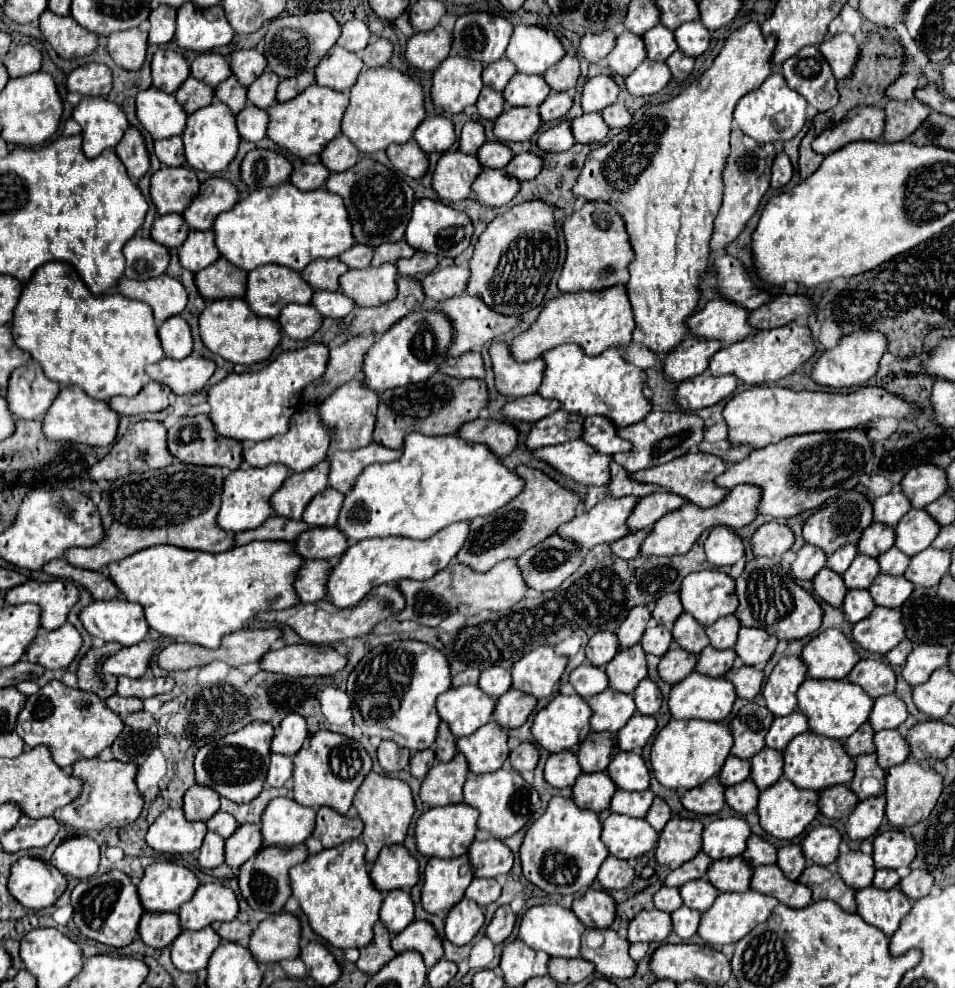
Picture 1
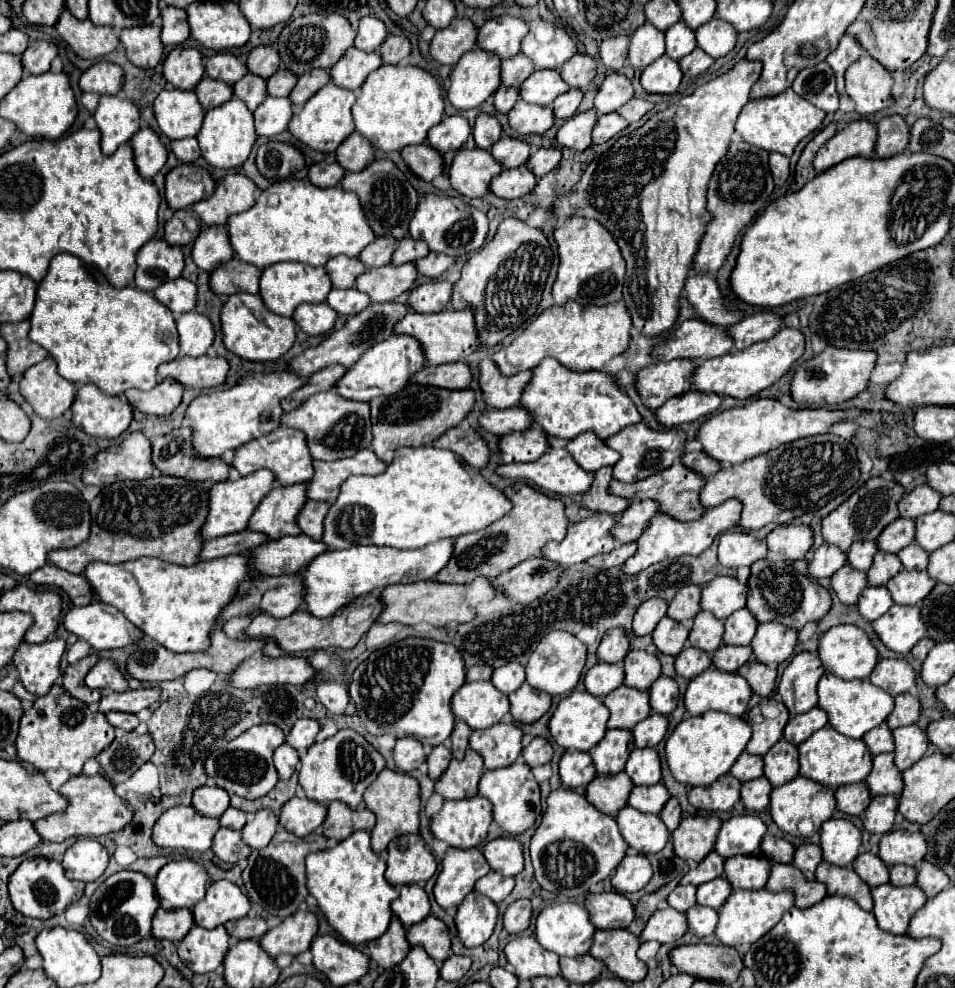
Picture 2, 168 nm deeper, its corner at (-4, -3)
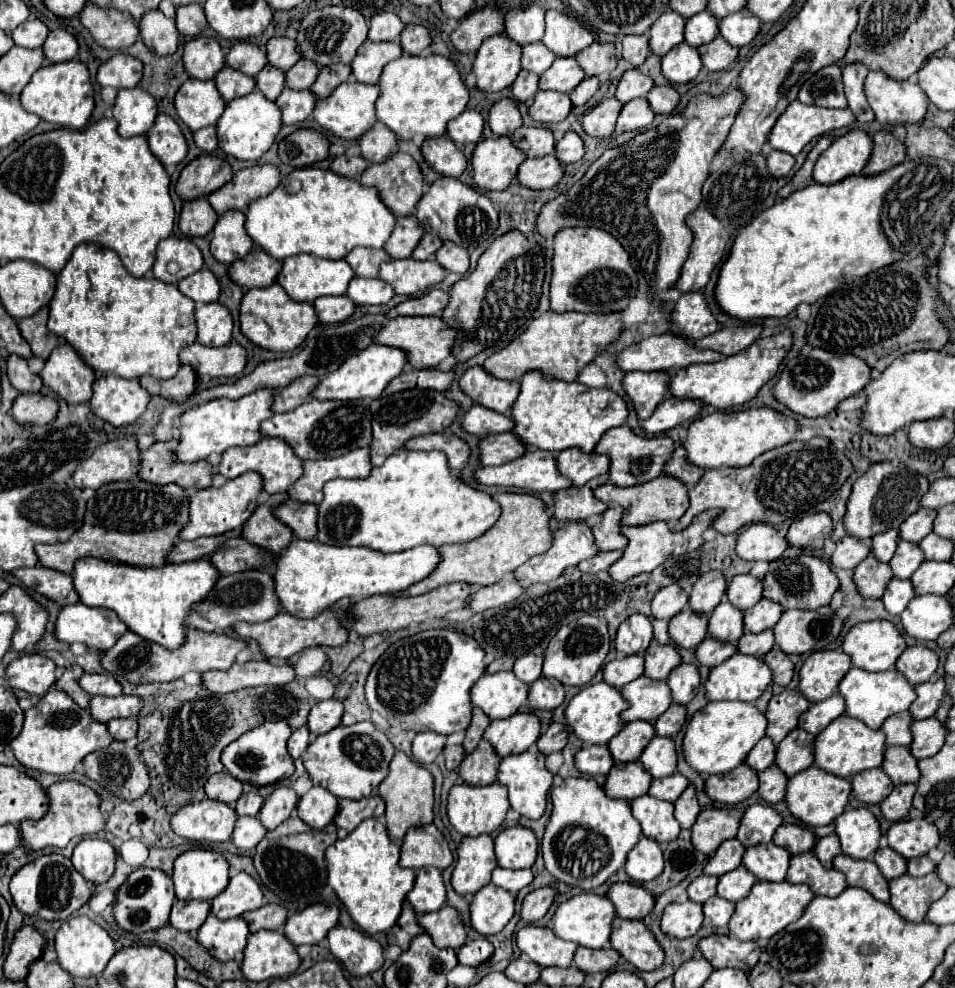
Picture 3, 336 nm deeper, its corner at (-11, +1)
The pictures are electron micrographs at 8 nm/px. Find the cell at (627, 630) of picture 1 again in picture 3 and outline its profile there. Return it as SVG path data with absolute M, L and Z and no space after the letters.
M668 585L660 589L652 599L652 617L654 619L672 619L688 603L688 595L678 585Z

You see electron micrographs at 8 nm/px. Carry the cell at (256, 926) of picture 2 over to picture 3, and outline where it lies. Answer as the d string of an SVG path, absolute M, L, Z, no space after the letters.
M264 905L256 911L248 911L242 915L242 919L248 923L250 933L260 931L260 929L270 929L270 931L280 931L284 921L286 921L286 909L280 905Z

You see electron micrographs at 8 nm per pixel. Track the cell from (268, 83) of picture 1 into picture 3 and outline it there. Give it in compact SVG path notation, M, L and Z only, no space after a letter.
M300 59L292 69L286 71L286 87L294 91L304 91L304 89L310 89L316 77L318 77L316 63L308 59Z

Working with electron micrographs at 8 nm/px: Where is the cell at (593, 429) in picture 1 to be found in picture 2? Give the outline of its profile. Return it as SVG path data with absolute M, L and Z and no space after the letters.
M581 433L573 441L569 441L565 449L573 457L573 461L577 461L577 465L581 465L581 469L585 469L587 473L595 473L597 469L615 465L619 461L619 453L609 449L601 439L593 437L593 433Z

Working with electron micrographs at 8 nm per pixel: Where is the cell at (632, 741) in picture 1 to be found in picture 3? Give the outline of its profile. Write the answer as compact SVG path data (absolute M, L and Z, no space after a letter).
M672 703L656 721L654 721L654 729L658 737L674 737L682 725L686 721L686 707Z

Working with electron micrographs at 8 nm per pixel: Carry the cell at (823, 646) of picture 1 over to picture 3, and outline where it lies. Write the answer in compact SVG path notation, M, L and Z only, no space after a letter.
M890 621L856 623L842 641L852 665L874 673L892 669L904 649L906 641Z

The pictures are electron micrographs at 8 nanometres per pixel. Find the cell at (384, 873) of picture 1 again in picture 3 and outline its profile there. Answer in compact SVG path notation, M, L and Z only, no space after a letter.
M434 825L412 827L406 831L402 839L402 853L400 853L400 867L408 869L422 869L422 867L436 867L446 869L452 863L450 847L442 833Z

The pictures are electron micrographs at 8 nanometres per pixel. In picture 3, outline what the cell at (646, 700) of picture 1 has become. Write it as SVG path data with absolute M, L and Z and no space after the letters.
M678 665L666 679L670 693L672 693L672 701L678 705L686 705L700 687L700 675L698 675L698 667L696 665Z

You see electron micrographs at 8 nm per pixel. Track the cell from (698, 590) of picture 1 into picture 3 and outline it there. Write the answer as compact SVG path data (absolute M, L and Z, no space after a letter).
M736 575L728 583L726 597L736 609L746 611L762 599L762 581L752 575Z

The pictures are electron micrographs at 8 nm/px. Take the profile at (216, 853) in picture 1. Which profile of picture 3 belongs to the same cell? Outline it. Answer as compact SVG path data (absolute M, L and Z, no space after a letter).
M240 817L234 825L232 843L242 851L250 851L258 845L258 841L264 835L266 835L266 829L260 825L260 821L256 817Z

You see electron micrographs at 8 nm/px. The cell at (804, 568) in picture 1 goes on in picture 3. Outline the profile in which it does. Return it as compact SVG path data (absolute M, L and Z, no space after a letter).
M846 535L836 543L836 551L830 557L830 565L834 569L854 569L868 553L870 545Z

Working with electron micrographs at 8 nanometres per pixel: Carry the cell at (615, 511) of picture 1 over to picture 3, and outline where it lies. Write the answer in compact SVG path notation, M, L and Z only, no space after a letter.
M572 521L554 531L554 543L546 553L540 553L516 569L516 579L530 585L556 579L564 569L576 567L580 561L600 553L592 529L586 523Z

